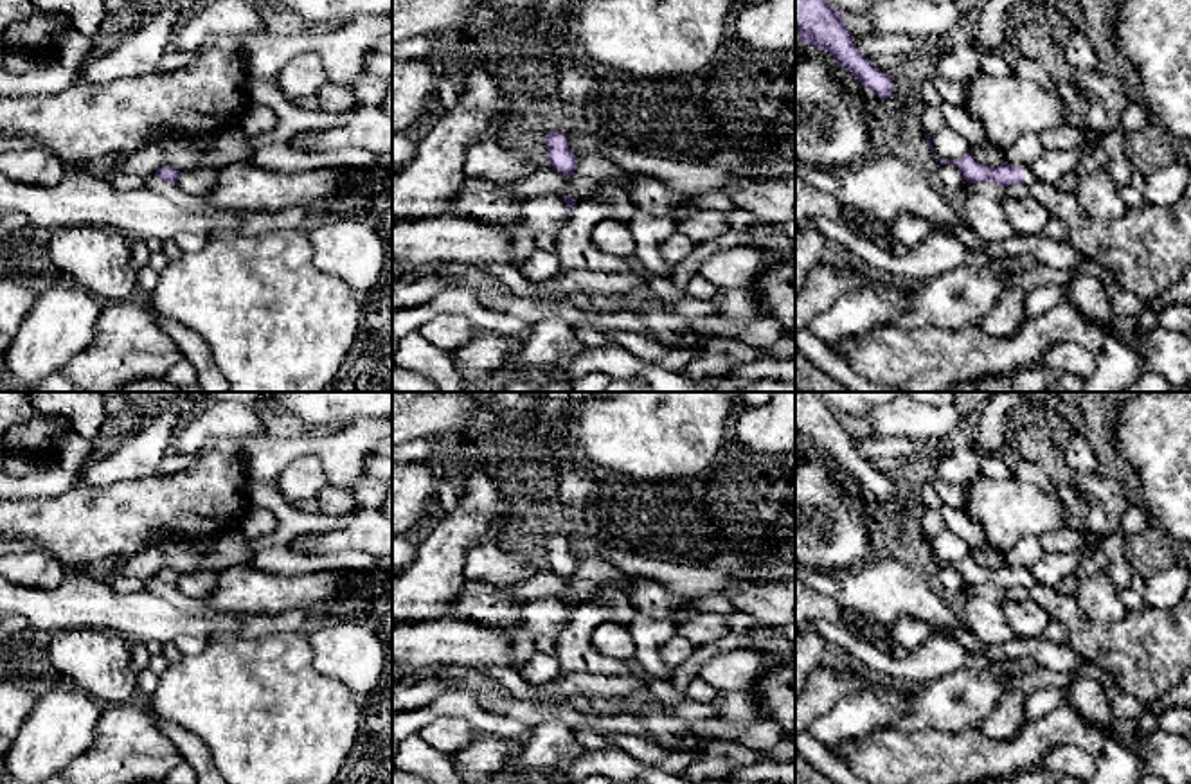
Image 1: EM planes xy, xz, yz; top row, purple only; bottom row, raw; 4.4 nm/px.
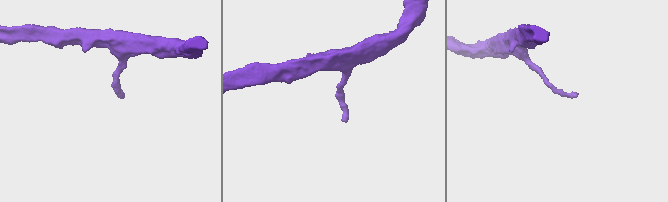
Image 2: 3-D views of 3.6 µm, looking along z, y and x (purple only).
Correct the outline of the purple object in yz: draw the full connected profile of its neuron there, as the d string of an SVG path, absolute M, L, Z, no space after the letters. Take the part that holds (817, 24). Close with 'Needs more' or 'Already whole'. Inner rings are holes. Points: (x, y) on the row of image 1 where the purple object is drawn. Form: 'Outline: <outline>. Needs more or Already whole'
Outline: M795 0L795 34L808 45L828 50L867 90L887 99L892 95L892 77L882 72L853 43L840 11L826 0Z. Already whole

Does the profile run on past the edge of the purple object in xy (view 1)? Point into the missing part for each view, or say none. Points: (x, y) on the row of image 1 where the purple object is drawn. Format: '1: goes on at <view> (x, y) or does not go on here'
1: does not go on here

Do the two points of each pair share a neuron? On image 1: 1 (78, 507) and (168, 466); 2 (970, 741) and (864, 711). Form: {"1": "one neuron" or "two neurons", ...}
{"1": "two neurons", "2": "two neurons"}

